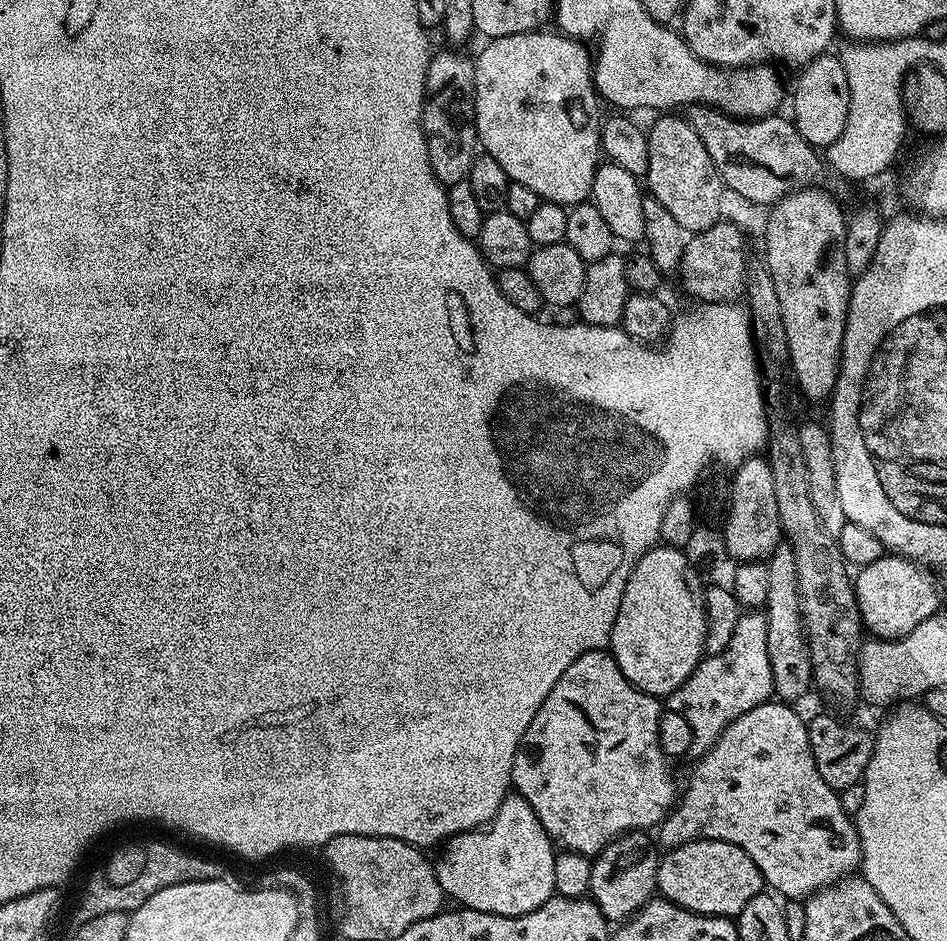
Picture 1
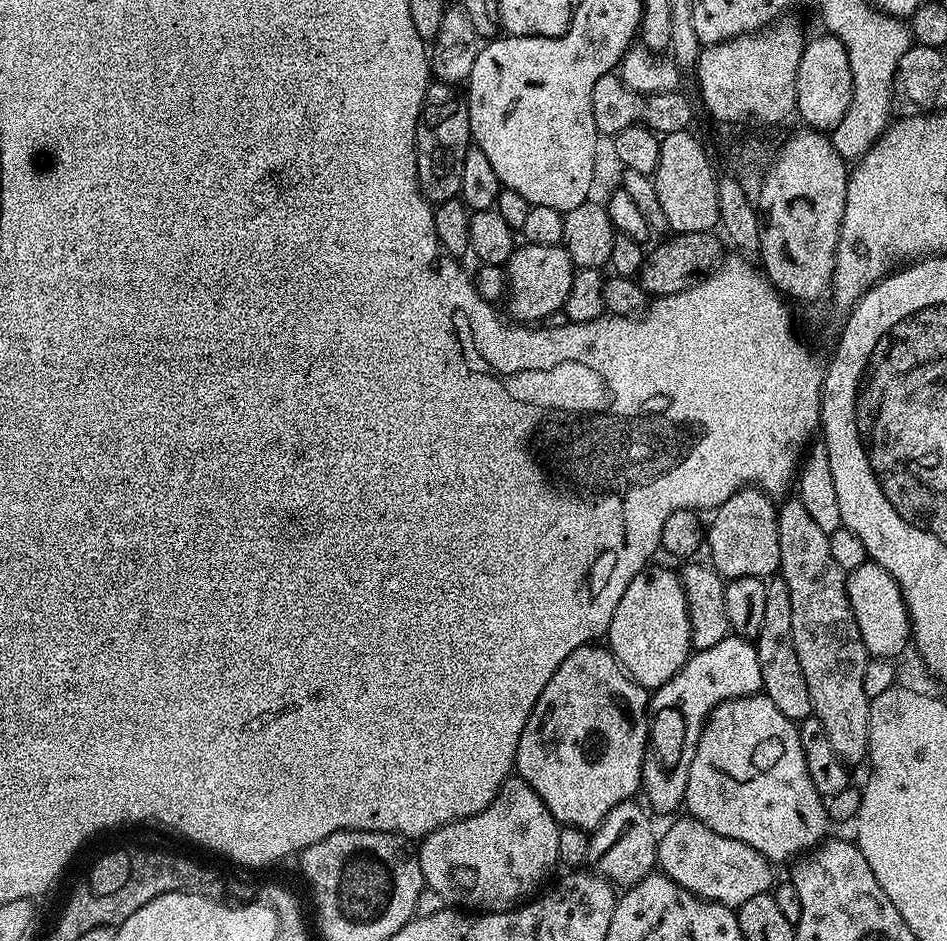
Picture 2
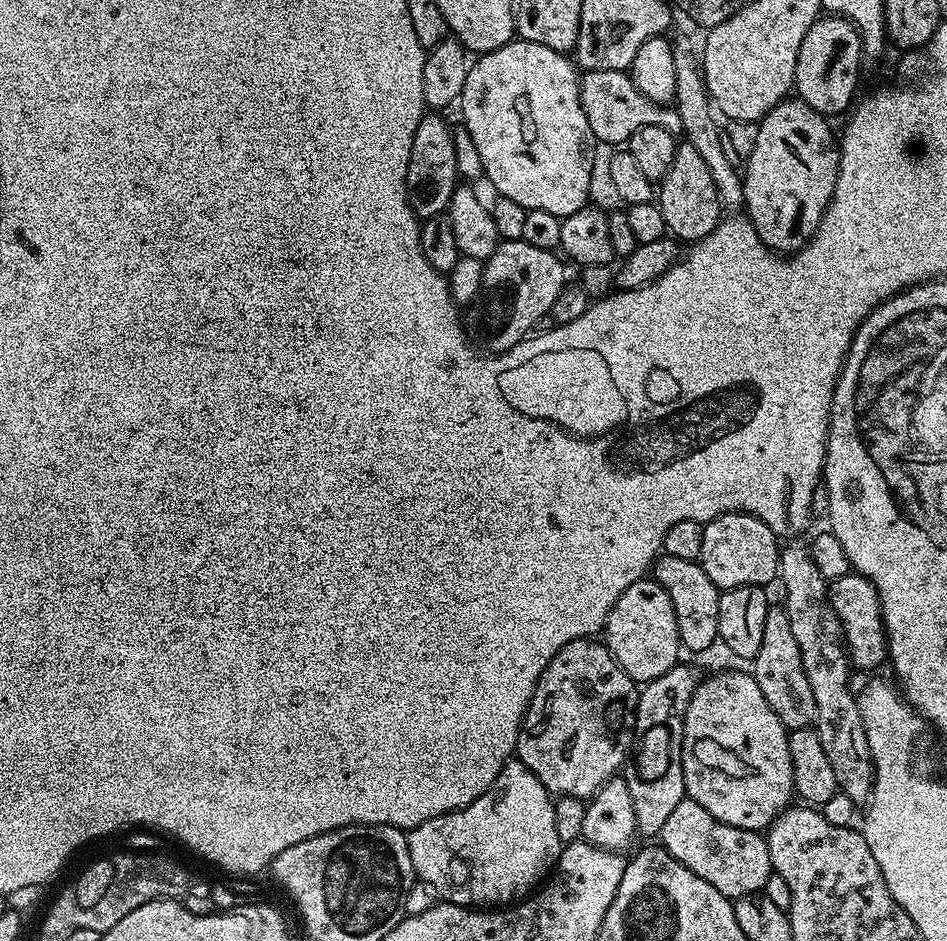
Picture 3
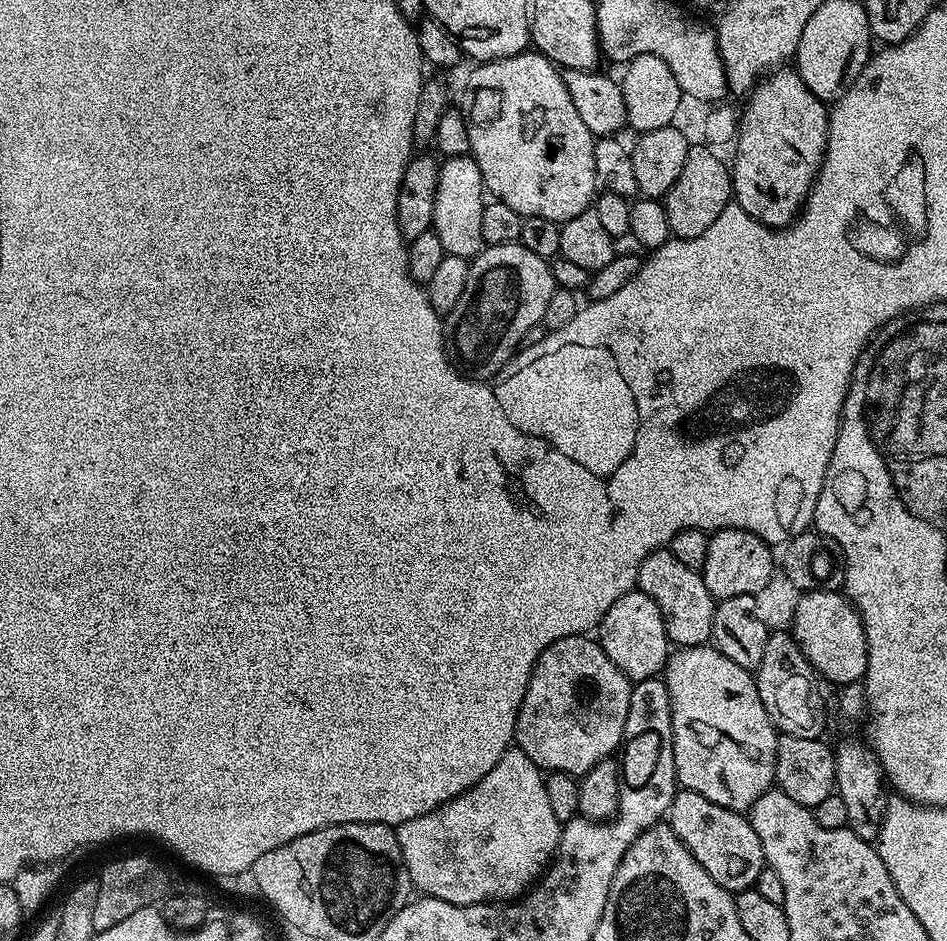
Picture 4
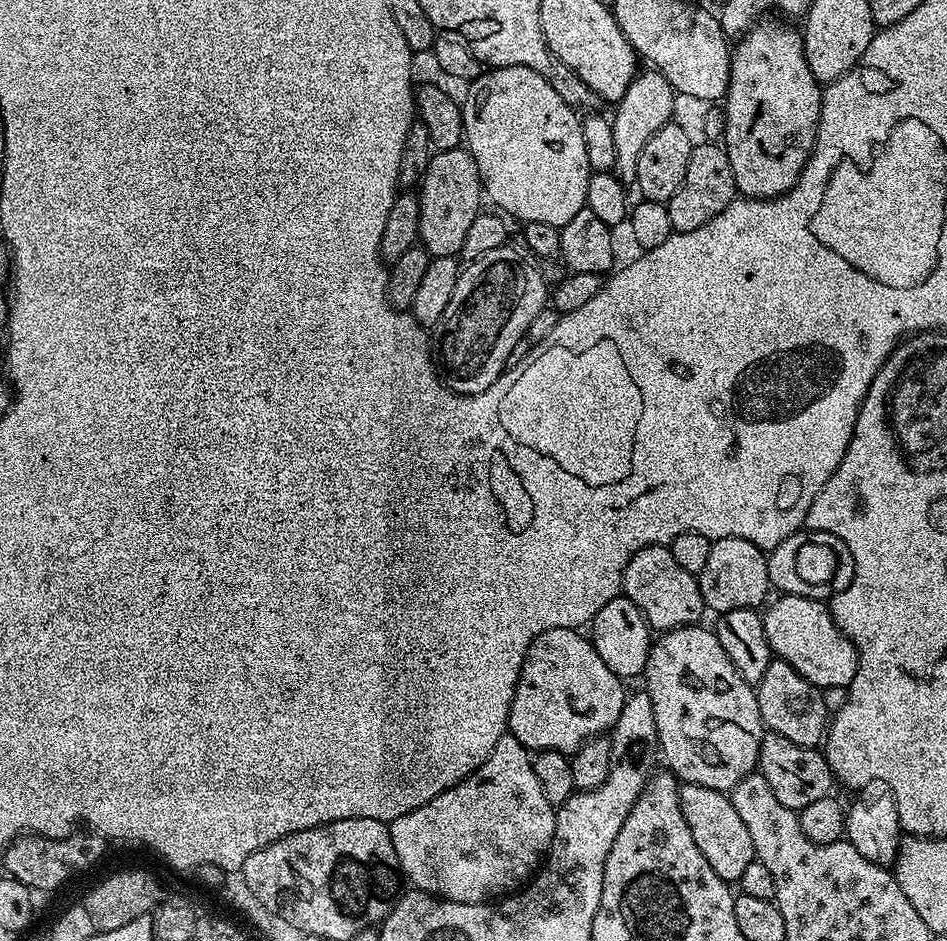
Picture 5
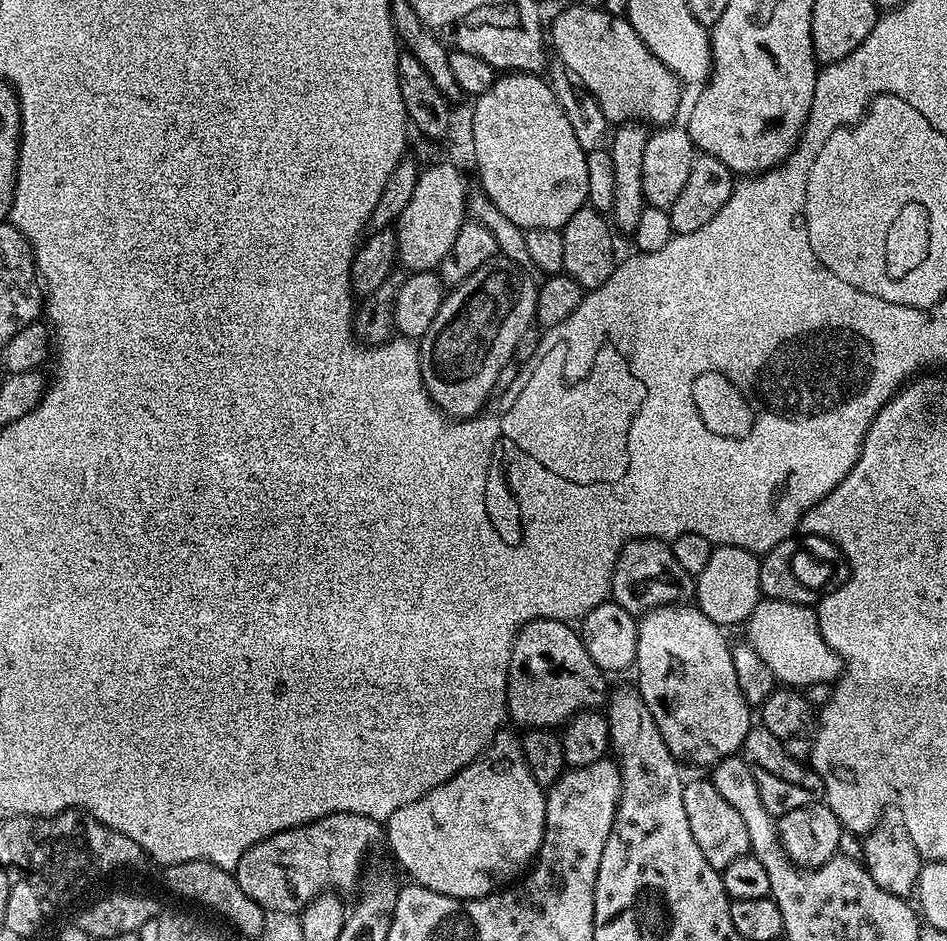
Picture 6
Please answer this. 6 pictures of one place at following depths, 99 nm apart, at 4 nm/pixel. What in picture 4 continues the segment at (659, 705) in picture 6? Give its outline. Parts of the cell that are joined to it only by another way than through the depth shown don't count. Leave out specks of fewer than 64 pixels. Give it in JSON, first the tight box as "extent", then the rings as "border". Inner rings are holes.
{"extent":[662,644,778,813],"border":[[[699,644],[693,648],[680,648],[669,655],[667,664],[664,665],[662,673],[664,685],[668,688],[668,697],[672,707],[672,741],[674,742],[674,770],[676,771],[676,783],[681,789],[688,789],[702,794],[703,798],[708,798],[710,802],[717,803],[718,806],[726,807],[738,813],[747,813],[752,803],[760,797],[763,792],[773,787],[776,779],[776,737],[778,729],[772,725],[770,714],[766,714],[766,706],[762,706],[762,698],[758,694],[755,675],[751,671],[738,666],[732,662],[726,654],[719,651],[715,646]]]}

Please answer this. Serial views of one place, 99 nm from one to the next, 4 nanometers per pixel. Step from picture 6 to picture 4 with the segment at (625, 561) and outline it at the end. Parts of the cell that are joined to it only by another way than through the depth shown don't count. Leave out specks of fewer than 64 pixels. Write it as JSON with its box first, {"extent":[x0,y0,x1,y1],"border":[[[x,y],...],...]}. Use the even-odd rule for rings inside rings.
{"extent":[636,550,717,648],"border":[[[657,550],[649,554],[640,564],[636,588],[658,602],[666,634],[673,645],[693,648],[699,644],[708,644],[713,639],[712,627],[717,601],[713,600],[710,590],[706,590],[703,575],[690,566],[682,566],[682,562],[678,562],[672,552]]]}

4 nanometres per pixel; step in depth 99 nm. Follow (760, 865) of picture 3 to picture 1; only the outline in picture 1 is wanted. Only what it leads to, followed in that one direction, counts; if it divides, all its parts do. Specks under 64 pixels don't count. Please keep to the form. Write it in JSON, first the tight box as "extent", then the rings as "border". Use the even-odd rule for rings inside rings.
{"extent":[656,840,766,916],"border":[[[691,840],[677,848],[669,848],[660,856],[656,875],[659,895],[691,912],[703,916],[739,916],[742,906],[750,902],[766,885],[758,866],[738,846],[717,840]]]}

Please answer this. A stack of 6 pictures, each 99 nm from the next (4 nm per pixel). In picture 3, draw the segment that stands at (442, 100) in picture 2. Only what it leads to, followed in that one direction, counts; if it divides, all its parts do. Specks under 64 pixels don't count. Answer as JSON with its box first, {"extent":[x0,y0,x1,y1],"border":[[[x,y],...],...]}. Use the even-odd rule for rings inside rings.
{"extent":[406,114,458,221],"border":[[[425,114],[418,122],[418,130],[414,130],[414,142],[410,145],[410,162],[406,170],[408,201],[421,221],[445,215],[458,187],[452,137],[454,128],[440,116],[443,115]]]}

